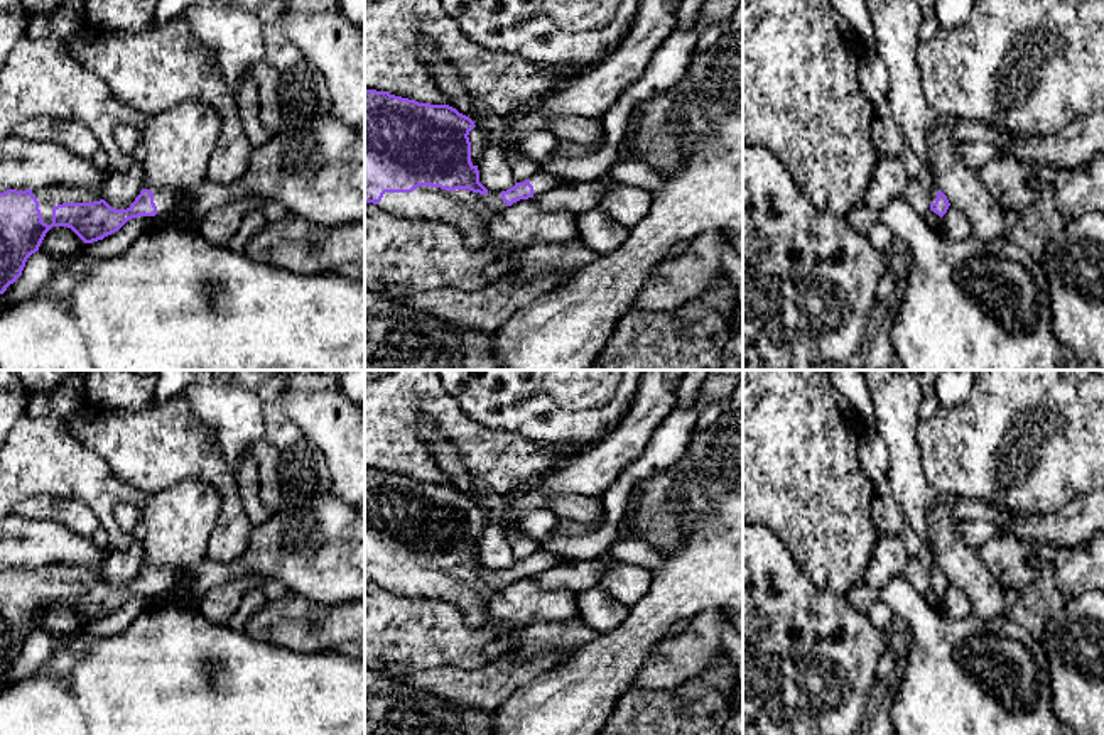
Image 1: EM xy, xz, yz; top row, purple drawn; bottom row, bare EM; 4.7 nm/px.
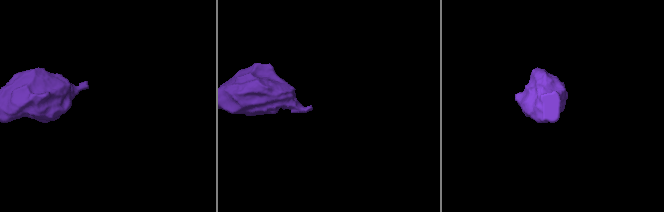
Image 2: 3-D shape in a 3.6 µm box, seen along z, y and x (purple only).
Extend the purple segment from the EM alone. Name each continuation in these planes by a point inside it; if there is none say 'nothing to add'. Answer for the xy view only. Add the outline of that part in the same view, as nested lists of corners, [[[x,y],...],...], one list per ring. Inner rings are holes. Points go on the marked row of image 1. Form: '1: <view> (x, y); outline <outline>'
1: xy (51, 195); outline [[[47,184],[44,188],[32,189],[32,194],[39,201],[42,221],[52,223],[52,208],[62,203],[93,203],[103,199],[100,189],[81,189],[69,184]]]
2: xy (164, 198); outline [[[143,186],[143,189],[150,189],[150,188],[145,188],[145,186]],[[160,188],[160,189],[150,189],[150,191],[154,193],[154,203],[155,203],[155,206],[157,206],[157,215],[155,215],[155,216],[159,216],[159,218],[162,218],[165,213],[169,213],[169,211],[176,206],[176,203],[177,203],[182,196],[187,194],[187,191],[184,191],[184,189],[170,189],[170,188]]]

